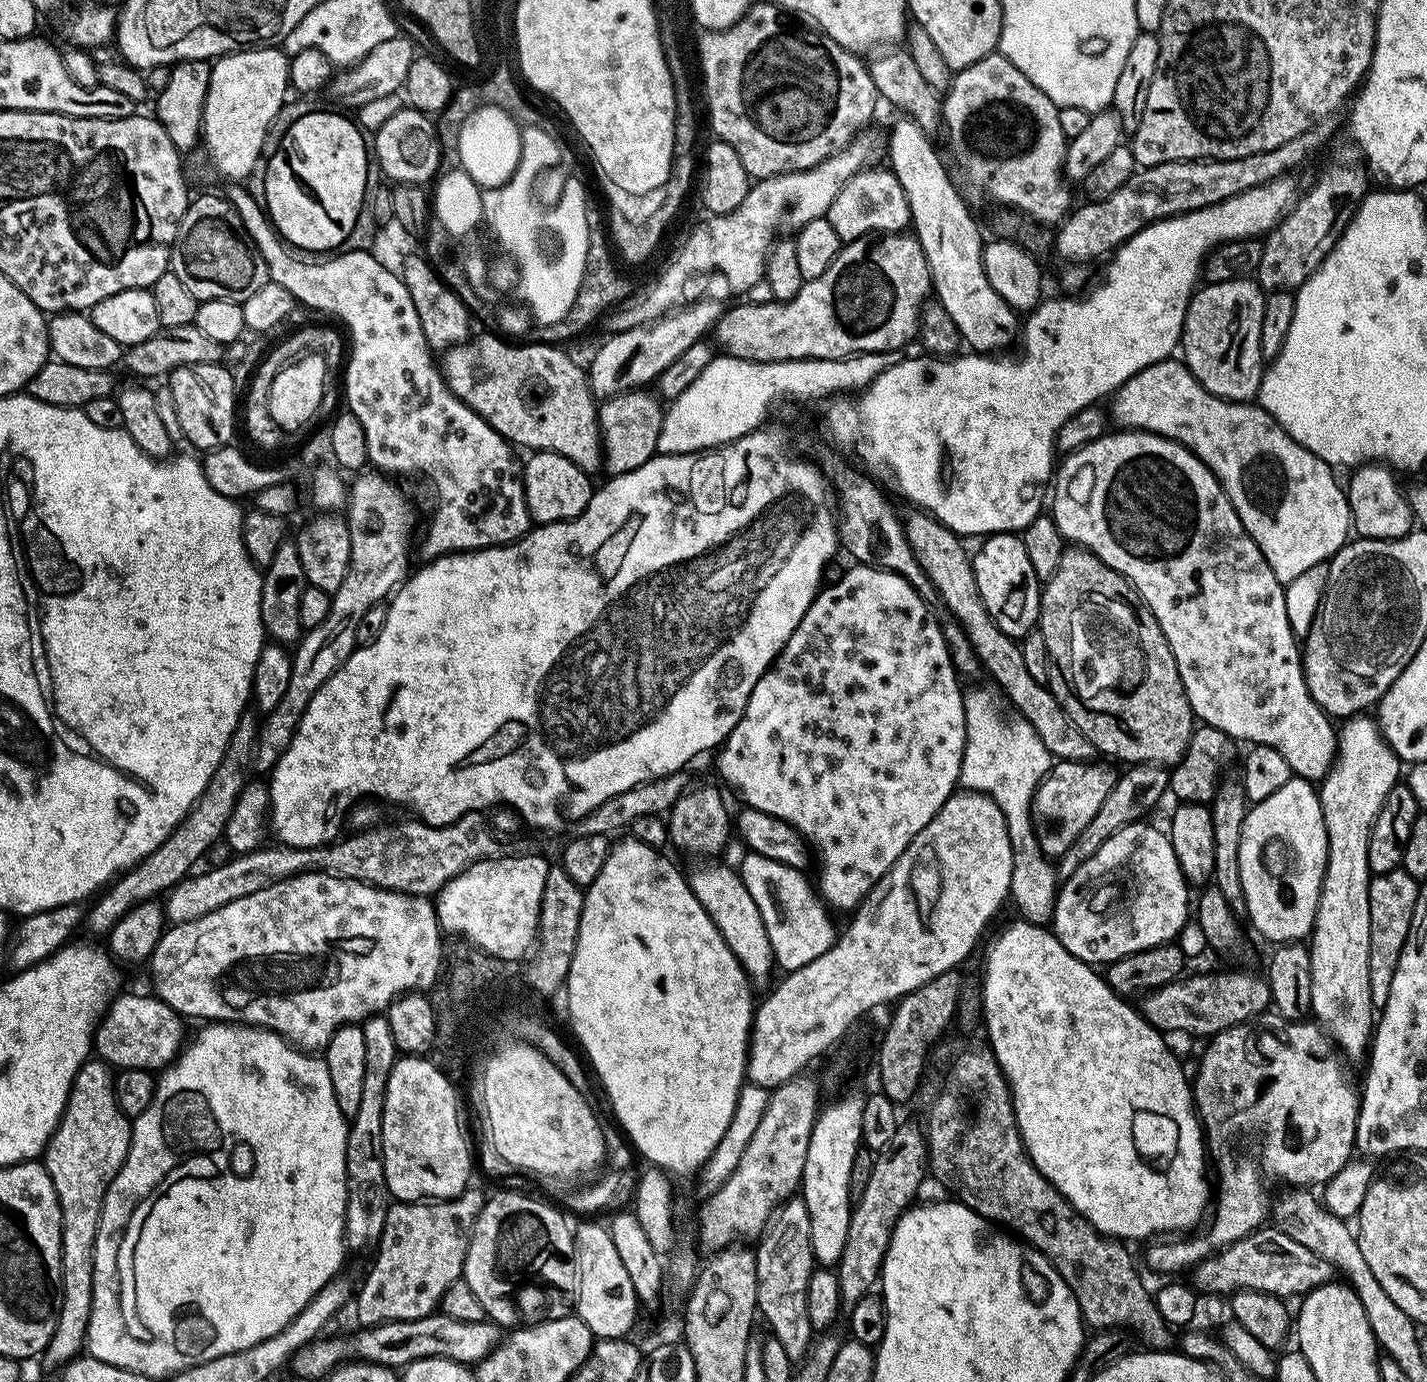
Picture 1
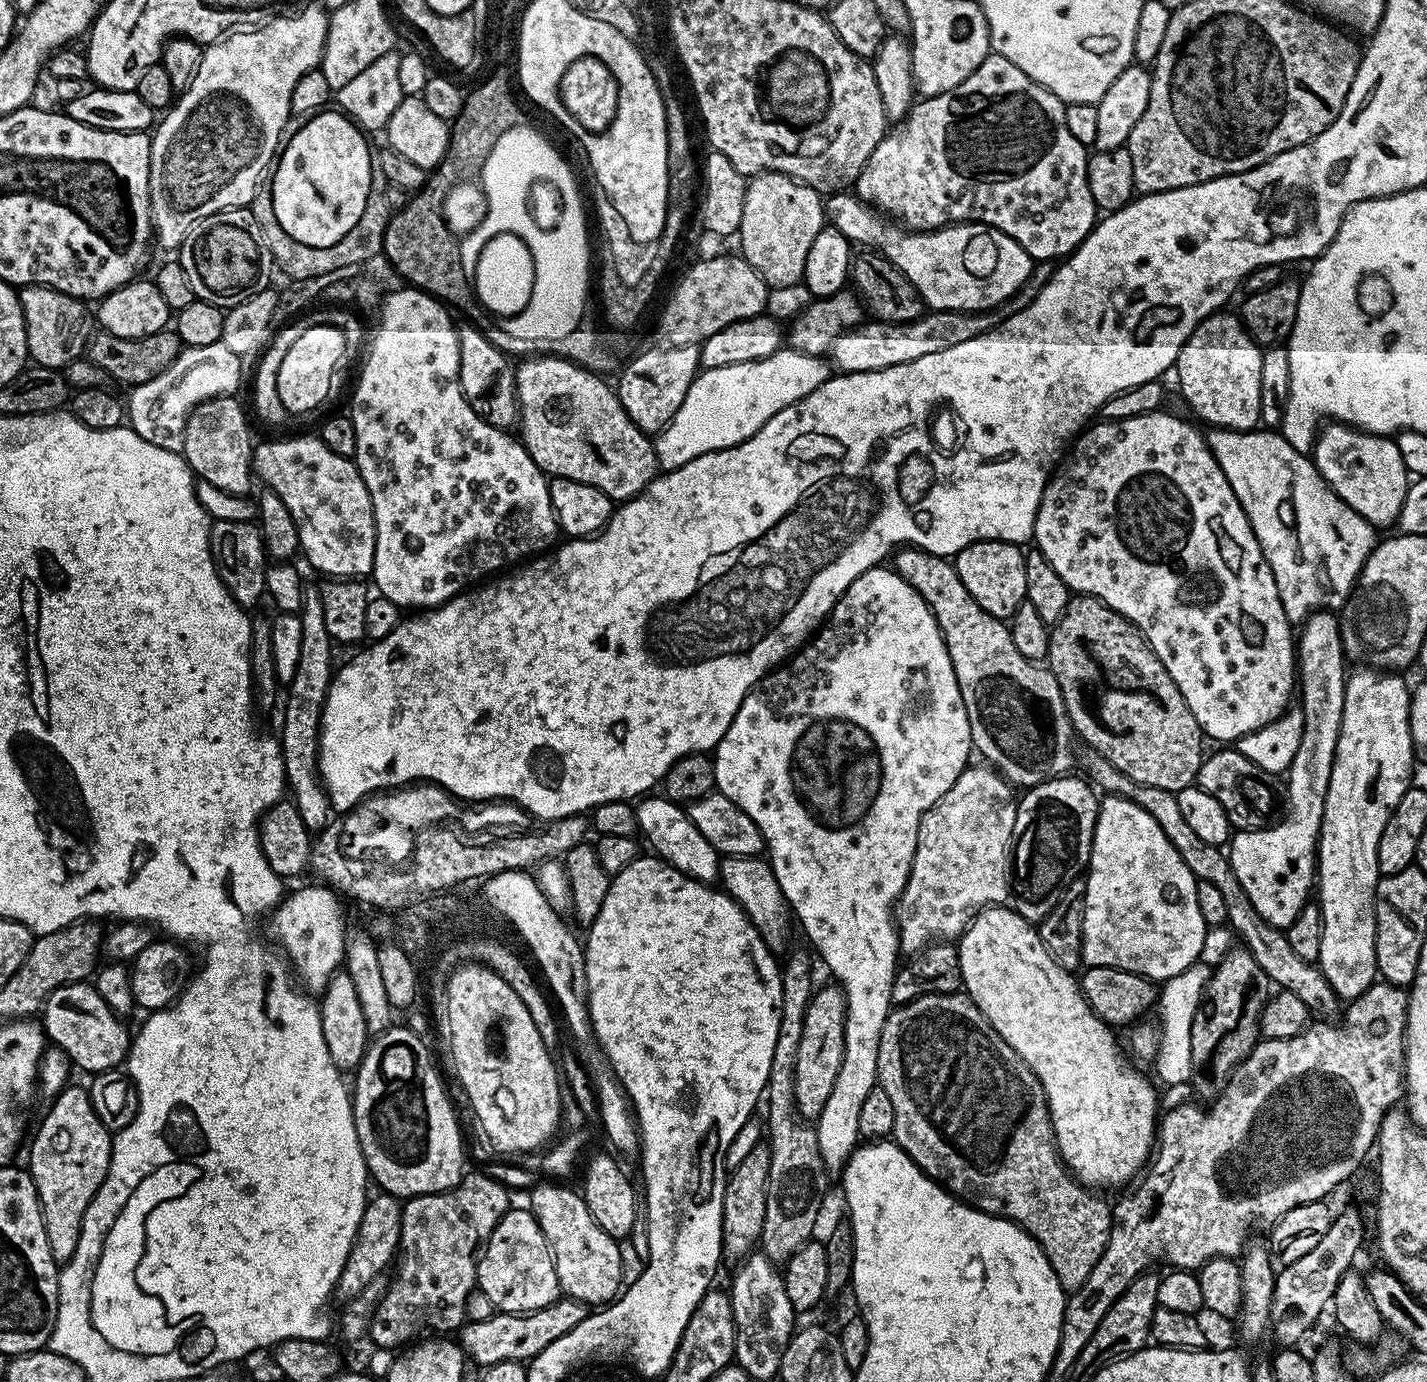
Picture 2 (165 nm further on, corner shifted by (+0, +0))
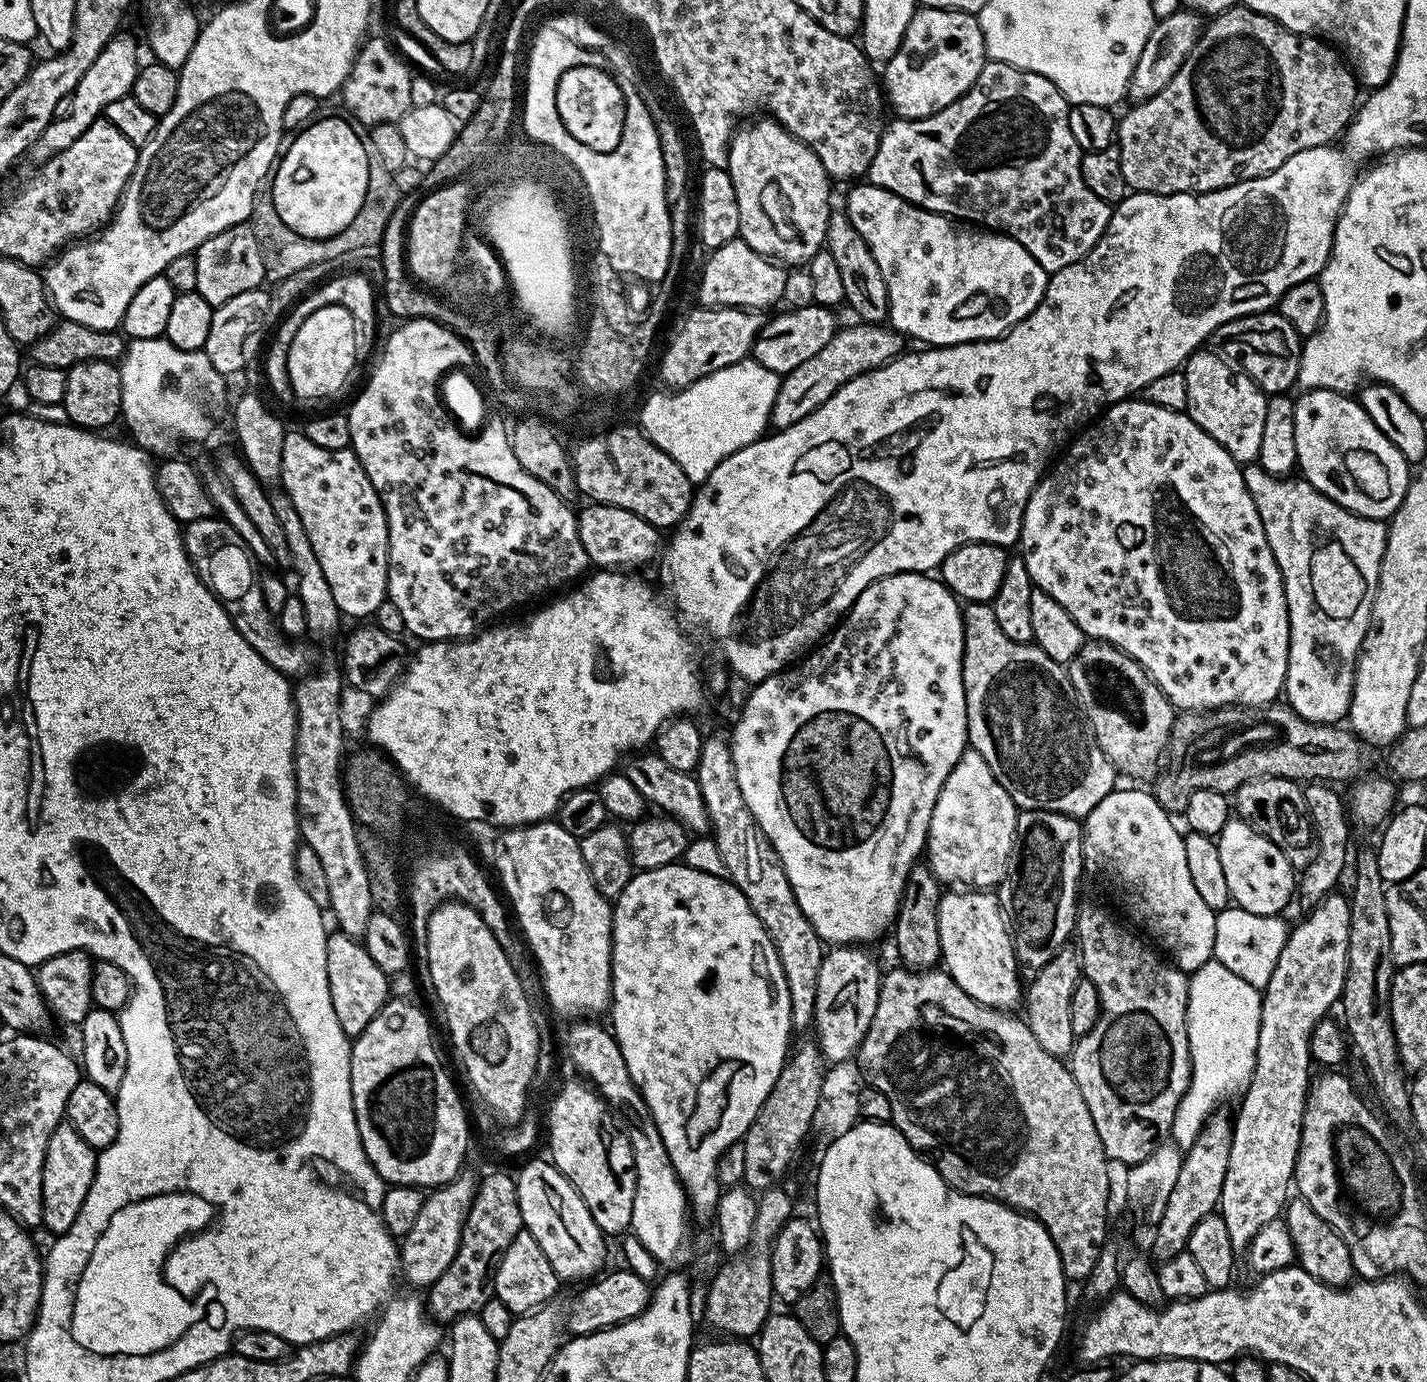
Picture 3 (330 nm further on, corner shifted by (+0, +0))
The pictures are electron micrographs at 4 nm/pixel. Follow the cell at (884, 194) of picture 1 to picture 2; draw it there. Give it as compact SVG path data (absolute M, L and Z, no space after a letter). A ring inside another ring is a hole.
M989 54L978 70L958 82L954 90L913 103L907 116L870 154L855 182L855 195L909 230L931 230L965 222L989 224L1014 238L1033 261L1067 258L1096 227L1098 209L1088 185L1090 152L1070 135L1064 105L1050 89L1018 70L1014 62Z

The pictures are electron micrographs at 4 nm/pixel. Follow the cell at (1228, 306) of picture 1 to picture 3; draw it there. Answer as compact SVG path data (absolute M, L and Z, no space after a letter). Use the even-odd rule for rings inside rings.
M1197 350L1184 361L1182 371L1186 378L1186 398L1188 399L1187 414L1191 420L1214 442L1218 442L1236 459L1237 464L1247 466L1259 461L1262 450L1262 425L1266 422L1266 406L1268 396L1246 373L1239 368L1232 367L1228 361L1222 359L1217 352L1211 350Z

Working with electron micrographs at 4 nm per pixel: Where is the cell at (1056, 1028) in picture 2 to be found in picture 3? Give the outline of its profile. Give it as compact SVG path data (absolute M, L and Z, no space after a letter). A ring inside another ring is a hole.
M948 890L940 897L937 918L941 934L942 964L952 980L958 982L958 986L962 986L962 990L966 990L966 994L970 994L970 998L974 998L979 1004L1001 1010L1015 1009L1015 1004L1017 1007L1022 1000L1022 972L1016 963L1016 945L1002 915L999 899L988 890Z

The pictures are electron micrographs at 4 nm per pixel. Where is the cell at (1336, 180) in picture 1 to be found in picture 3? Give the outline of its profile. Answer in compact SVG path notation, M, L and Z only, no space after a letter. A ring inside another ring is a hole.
M1279 310L1239 316L1218 326L1211 334L1210 348L1232 367L1246 373L1266 394L1288 394L1293 391L1292 387L1297 387L1302 337L1282 318Z

